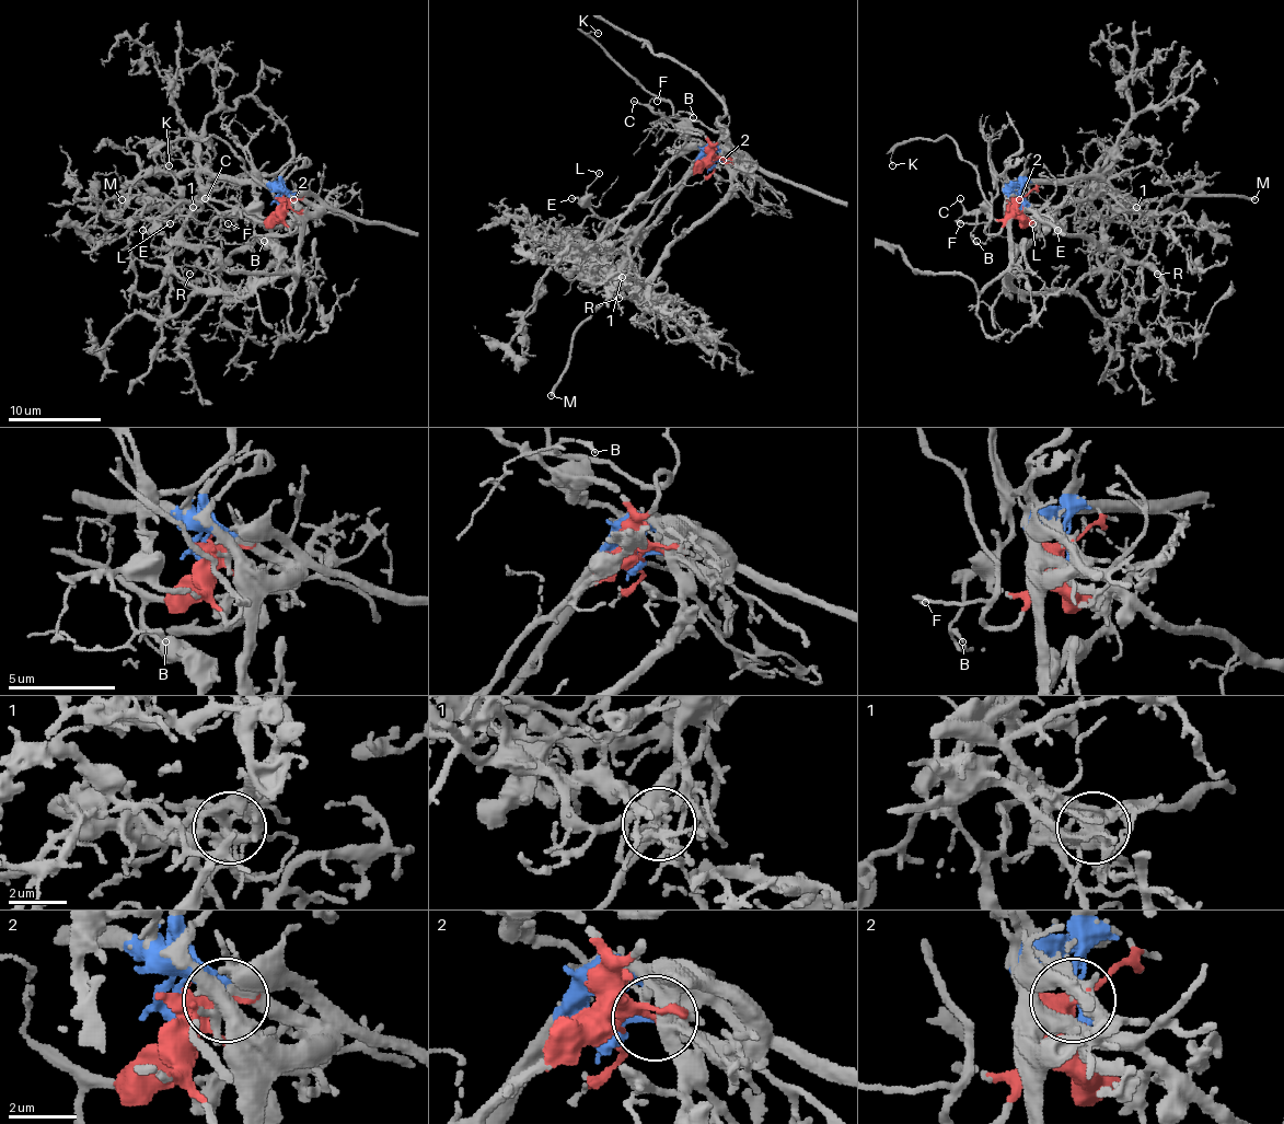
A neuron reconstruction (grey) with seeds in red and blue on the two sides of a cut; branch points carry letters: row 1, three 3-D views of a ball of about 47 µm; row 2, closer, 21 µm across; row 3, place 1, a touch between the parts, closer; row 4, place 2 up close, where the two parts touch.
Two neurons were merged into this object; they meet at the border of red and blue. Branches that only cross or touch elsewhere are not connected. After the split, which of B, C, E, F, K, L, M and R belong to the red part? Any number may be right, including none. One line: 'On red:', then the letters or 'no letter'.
On red: B, C, E, F, K, L, M

